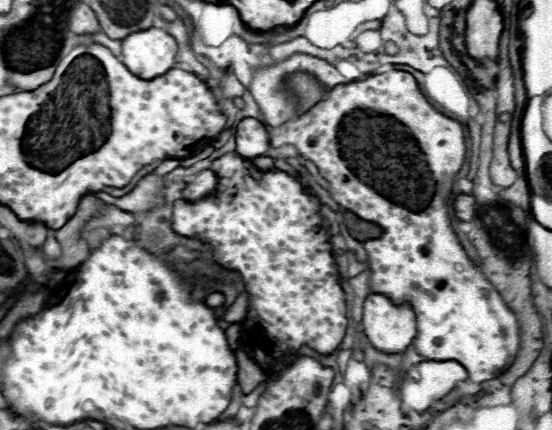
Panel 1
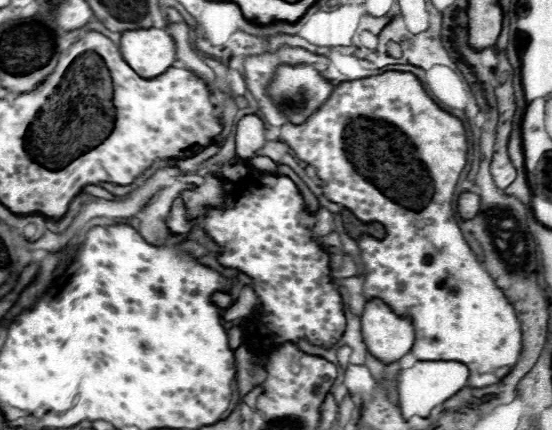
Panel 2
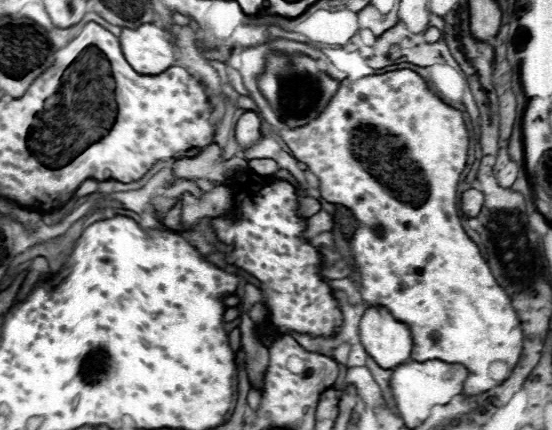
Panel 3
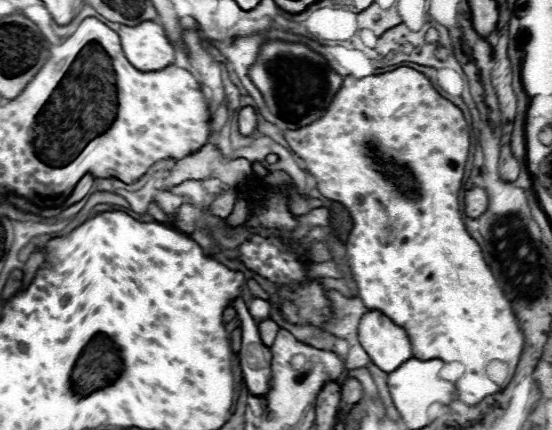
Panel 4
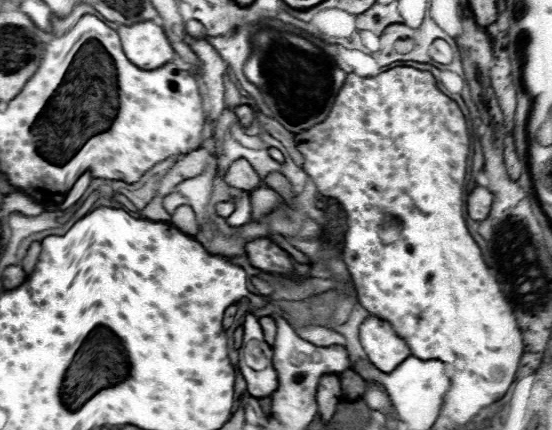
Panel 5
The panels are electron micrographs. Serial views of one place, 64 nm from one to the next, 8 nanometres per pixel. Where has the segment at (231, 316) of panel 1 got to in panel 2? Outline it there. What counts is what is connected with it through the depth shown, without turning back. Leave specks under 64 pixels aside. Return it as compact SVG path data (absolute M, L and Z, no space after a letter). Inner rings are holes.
M246 286L242 290L242 294L238 296L238 300L230 308L226 308L224 320L242 320L242 318L252 314L254 306L256 306L256 294L254 294L254 290L250 286Z

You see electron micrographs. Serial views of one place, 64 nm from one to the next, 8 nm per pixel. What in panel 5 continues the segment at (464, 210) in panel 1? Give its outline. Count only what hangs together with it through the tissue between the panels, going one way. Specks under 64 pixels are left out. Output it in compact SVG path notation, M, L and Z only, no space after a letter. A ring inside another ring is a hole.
M476 186L470 194L468 194L468 216L474 220L484 220L490 212L492 206L492 192Z

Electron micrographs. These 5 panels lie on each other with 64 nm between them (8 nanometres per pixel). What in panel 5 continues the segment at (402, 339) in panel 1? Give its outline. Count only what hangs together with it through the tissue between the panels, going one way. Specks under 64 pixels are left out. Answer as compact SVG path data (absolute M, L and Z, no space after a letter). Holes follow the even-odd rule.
M368 316L360 326L360 342L368 354L368 360L380 372L392 372L408 356L408 344L392 330L388 322L376 316Z

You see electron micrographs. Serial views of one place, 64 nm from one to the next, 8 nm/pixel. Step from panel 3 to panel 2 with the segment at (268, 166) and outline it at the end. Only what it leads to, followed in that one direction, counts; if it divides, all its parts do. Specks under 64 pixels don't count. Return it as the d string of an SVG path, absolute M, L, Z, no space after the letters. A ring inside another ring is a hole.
M254 156L254 158L250 158L250 164L262 172L276 172L276 162L266 156Z

